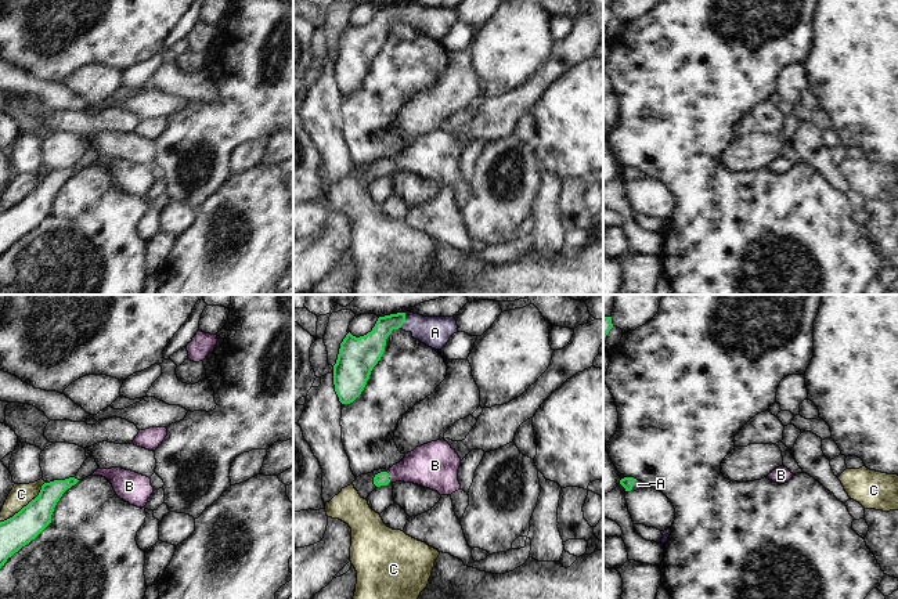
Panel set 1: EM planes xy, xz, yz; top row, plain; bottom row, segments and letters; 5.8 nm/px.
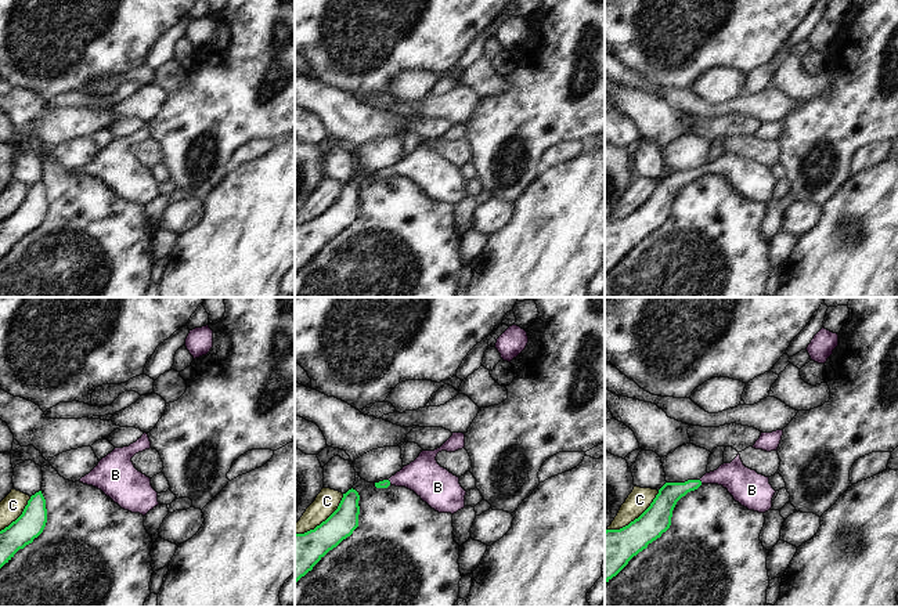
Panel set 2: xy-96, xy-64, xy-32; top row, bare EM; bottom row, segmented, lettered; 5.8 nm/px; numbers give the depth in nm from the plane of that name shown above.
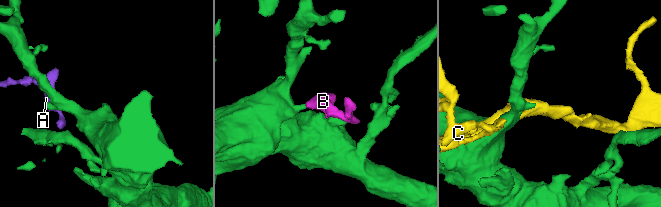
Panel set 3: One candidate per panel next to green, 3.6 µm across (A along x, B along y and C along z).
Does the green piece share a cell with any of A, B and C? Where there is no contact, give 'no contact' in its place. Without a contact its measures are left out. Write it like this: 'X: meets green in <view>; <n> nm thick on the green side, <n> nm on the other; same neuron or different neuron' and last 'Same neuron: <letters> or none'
A: meets green in xz; 160 nm thick on the green side, 180 nm on the other; same neuron
B: meets green in xz; 80 nm thick on the green side, 240 nm on the other; same neuron
C: meets green in xy; 180 nm thick on the green side, 130 nm on the other; different neuron
Same neuron: A, B

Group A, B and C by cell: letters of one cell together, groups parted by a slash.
A B / C

